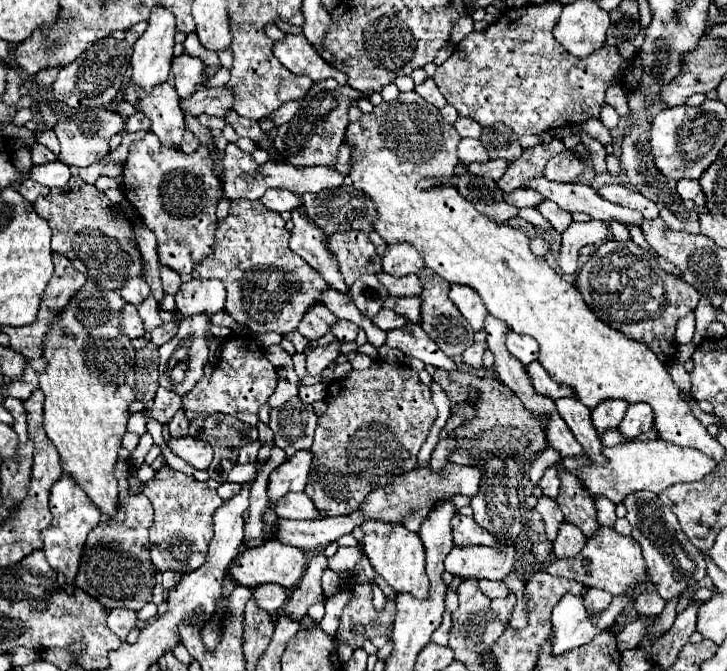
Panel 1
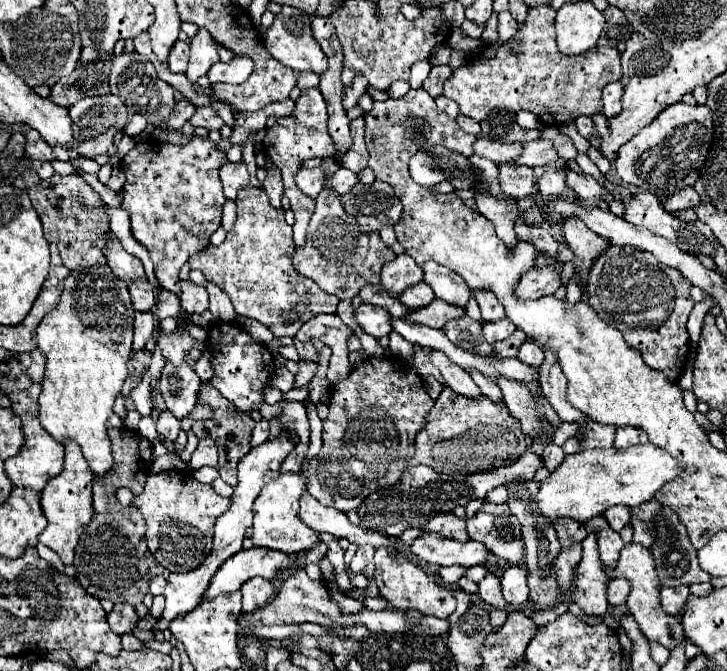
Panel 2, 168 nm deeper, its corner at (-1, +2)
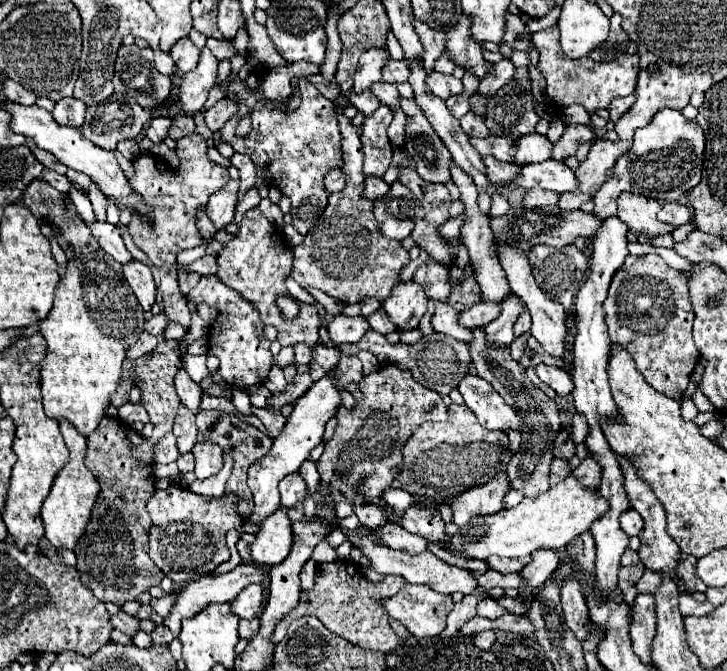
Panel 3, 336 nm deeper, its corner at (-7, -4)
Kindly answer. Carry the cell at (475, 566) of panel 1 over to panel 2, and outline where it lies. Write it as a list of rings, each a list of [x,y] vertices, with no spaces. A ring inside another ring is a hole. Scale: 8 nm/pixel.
[[[422,532],[418,540],[410,546],[410,550],[424,562],[436,564],[436,566],[484,566],[488,558],[492,556],[488,548],[480,542],[458,542],[452,538],[444,538],[436,532]]]

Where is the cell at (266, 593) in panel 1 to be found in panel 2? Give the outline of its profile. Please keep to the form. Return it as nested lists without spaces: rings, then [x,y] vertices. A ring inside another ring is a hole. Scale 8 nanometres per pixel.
[[[252,578],[252,582],[248,580],[240,588],[240,592],[242,592],[242,612],[244,614],[250,614],[252,610],[266,606],[276,596],[276,588],[264,578]]]

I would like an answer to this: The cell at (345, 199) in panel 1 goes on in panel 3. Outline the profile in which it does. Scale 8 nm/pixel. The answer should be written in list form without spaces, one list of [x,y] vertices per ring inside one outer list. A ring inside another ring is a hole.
[[[394,182],[392,192],[374,202],[374,216],[386,238],[404,240],[414,230],[414,224],[422,220],[424,208],[402,182]]]

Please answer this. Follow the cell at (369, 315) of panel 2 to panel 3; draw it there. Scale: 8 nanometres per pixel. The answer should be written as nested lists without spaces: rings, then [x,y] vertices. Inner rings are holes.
[[[338,314],[336,318],[332,318],[326,324],[326,330],[328,330],[330,340],[336,346],[338,344],[356,344],[368,330],[368,322],[366,322],[366,318],[348,318],[344,314]]]

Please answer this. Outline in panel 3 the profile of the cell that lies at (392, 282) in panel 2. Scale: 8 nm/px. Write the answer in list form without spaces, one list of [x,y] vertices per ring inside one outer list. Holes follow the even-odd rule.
[[[406,282],[396,284],[392,290],[392,296],[382,304],[388,318],[396,324],[400,332],[418,328],[418,322],[426,314],[428,298],[422,292],[422,286]]]

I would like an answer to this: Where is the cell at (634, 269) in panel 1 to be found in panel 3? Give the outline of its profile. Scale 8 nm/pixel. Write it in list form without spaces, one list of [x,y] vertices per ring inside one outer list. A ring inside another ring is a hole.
[[[644,254],[644,256],[626,256],[622,268],[614,274],[608,298],[604,302],[606,310],[606,324],[612,344],[620,344],[636,362],[636,370],[646,376],[646,382],[654,386],[658,392],[666,394],[668,398],[682,400],[682,394],[688,388],[690,374],[700,360],[700,354],[694,346],[692,338],[692,322],[694,310],[688,298],[688,276],[680,270],[670,268],[658,254]]]

